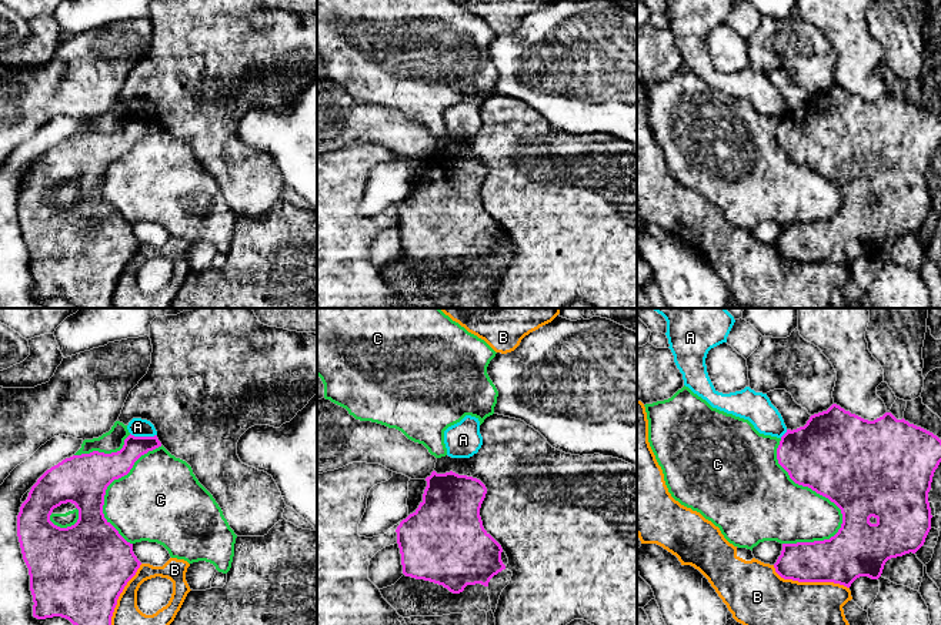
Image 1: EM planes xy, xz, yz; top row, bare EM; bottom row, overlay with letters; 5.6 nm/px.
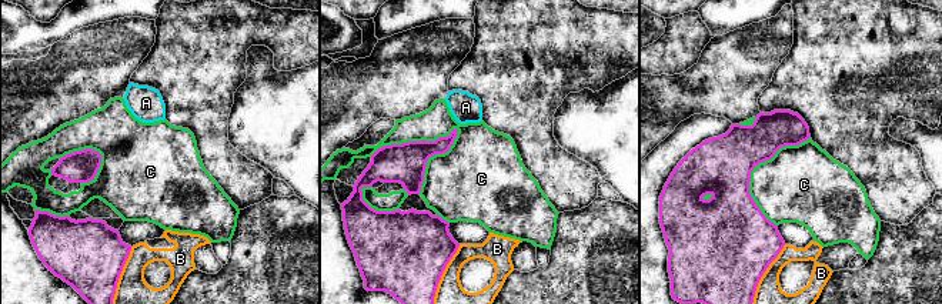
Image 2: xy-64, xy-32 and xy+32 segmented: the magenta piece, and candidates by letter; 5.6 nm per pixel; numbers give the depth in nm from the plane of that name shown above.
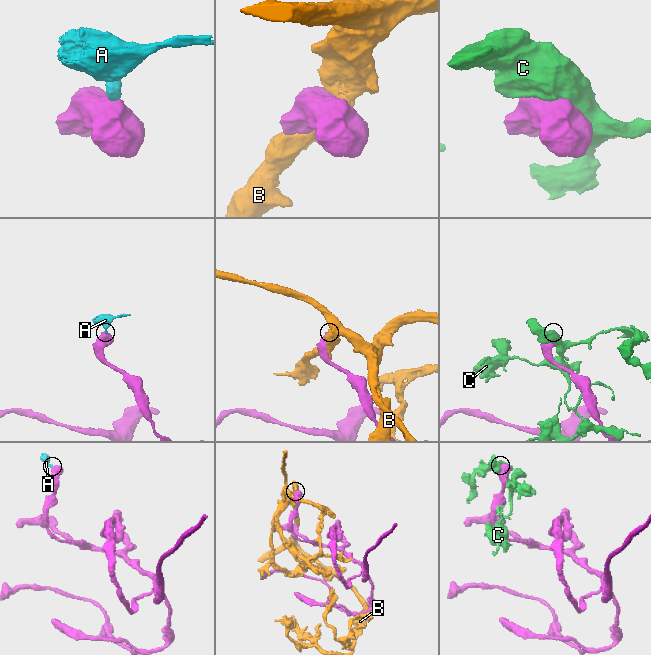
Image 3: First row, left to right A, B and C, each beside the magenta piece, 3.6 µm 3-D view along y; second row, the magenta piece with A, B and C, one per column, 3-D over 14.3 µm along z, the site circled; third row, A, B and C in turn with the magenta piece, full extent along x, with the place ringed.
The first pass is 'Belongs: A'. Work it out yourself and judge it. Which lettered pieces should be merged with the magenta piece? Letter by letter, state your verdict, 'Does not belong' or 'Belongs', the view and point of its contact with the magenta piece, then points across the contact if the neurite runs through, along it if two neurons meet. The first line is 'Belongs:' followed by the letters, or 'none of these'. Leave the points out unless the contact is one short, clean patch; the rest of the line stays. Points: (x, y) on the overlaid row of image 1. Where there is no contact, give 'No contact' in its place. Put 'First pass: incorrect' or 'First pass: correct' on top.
First pass: incorrect
Belongs: none of these
A: Does not belong. Touches magenta at xy (143, 437). Boundary: xy (130, 433), (134, 435), (156, 435)
B: Does not belong. Touches magenta at yz (810, 581)
C: Does not belong. Touches magenta at yz (811, 488)

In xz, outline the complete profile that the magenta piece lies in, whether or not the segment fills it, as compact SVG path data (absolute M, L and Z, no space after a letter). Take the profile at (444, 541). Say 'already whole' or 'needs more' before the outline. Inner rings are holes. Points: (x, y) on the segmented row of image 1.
already whole; M431 472L418 508L397 527L397 544L403 574L416 579L443 585L460 594L467 585L488 586L490 579L505 569L501 545L484 529L480 508L485 498L485 485L473 477Z

